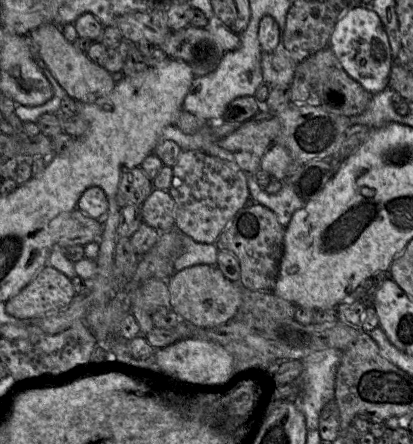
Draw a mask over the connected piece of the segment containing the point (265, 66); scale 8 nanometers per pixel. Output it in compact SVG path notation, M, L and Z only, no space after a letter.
M283 44L270 53L262 52L261 67L263 84L269 88L289 86L292 83L297 63L290 57Z

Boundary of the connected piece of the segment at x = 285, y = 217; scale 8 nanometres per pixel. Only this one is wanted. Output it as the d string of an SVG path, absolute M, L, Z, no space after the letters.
M253 173L246 174L250 198L272 210L280 224L286 227L293 213L300 209L305 202L297 195L292 186L287 183L283 183L277 193L269 194L259 186Z

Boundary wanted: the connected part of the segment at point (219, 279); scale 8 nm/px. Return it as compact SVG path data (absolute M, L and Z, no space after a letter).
M199 264L174 272L167 283L171 309L181 320L198 327L216 327L230 321L242 303L240 284L227 279L216 265Z

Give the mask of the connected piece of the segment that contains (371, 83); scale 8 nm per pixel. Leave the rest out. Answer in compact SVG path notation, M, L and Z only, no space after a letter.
M356 6L346 11L333 28L329 47L344 71L371 95L389 87L391 48L381 19L373 9Z

